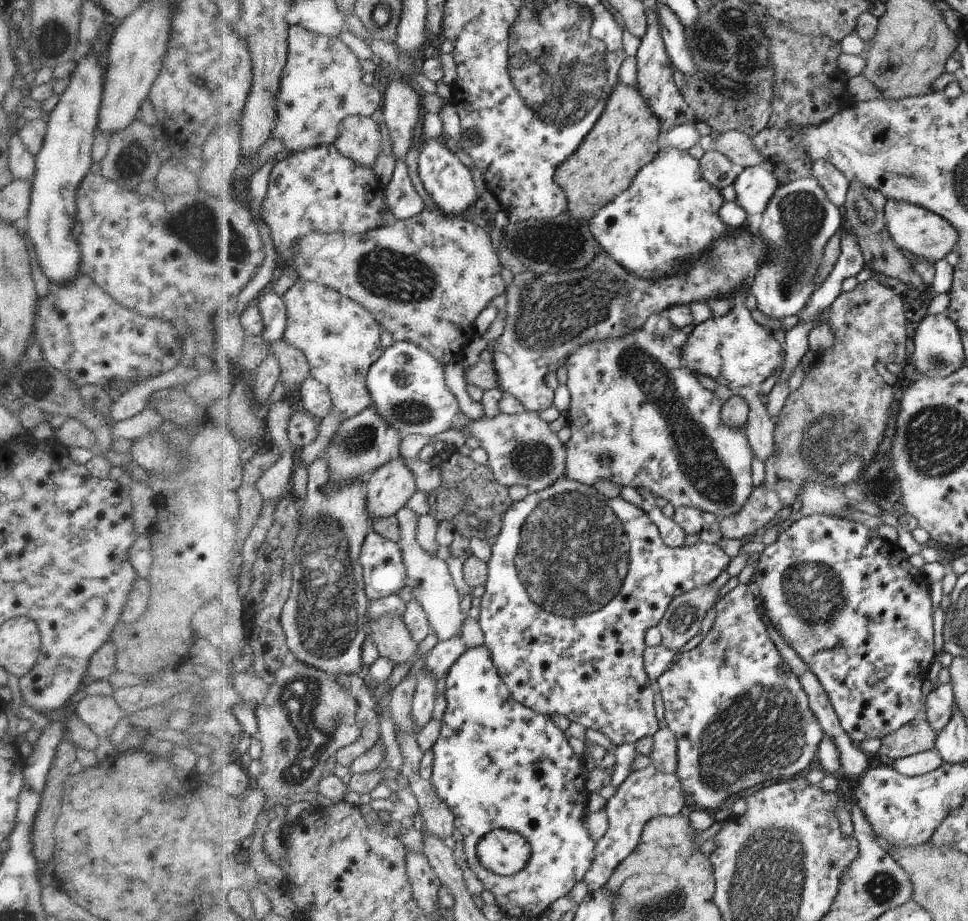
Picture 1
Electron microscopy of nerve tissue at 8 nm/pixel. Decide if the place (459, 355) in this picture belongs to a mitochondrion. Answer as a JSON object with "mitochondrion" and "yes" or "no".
{"mitochondrion":"no"}

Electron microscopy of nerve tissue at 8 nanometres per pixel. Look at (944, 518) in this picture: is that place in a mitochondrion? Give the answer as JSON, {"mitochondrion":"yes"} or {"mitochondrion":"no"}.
{"mitochondrion":"no"}

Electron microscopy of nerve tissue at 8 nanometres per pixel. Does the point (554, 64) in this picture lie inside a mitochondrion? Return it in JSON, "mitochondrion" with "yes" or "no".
{"mitochondrion":"yes"}

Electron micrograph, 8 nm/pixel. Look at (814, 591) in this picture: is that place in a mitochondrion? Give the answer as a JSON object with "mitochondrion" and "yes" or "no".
{"mitochondrion":"yes"}

